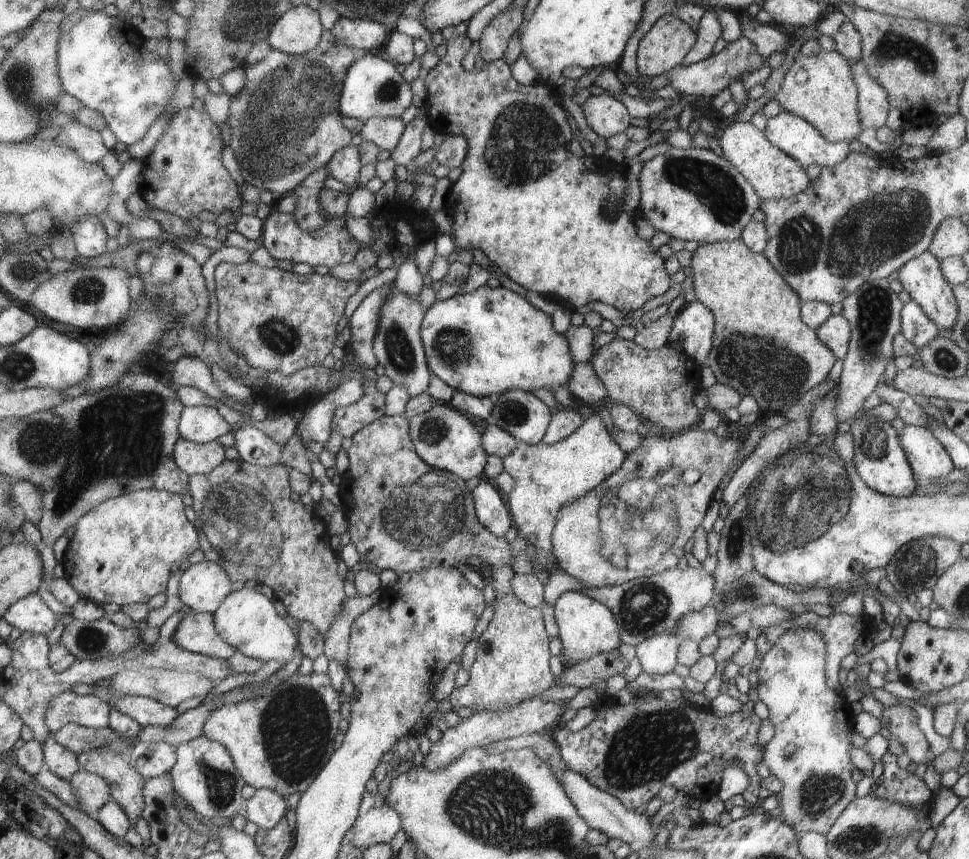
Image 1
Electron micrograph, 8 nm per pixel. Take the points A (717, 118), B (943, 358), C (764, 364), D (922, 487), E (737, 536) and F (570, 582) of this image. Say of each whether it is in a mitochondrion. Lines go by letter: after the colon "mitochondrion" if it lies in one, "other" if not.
A: other
B: mitochondrion
C: mitochondrion
D: other
E: mitochondrion
F: other

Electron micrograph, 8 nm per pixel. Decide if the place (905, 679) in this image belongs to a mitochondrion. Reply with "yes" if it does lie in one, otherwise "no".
no

